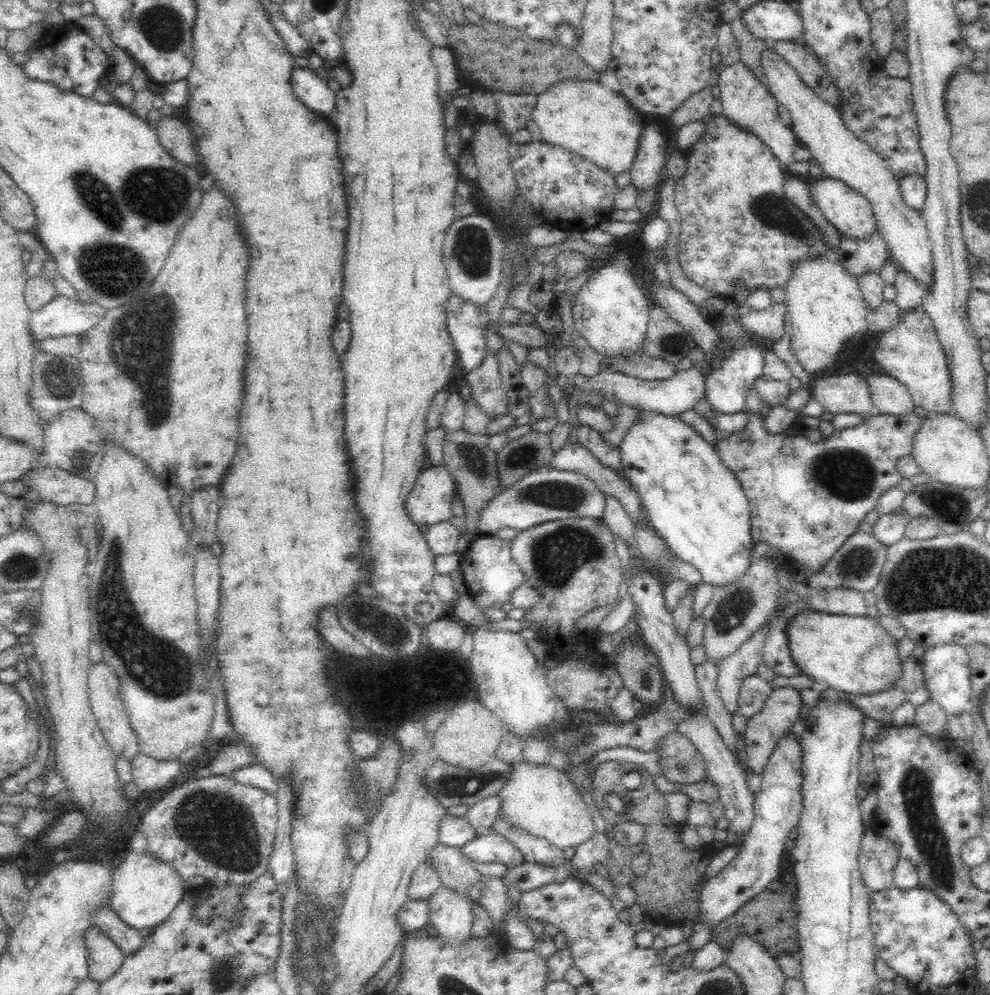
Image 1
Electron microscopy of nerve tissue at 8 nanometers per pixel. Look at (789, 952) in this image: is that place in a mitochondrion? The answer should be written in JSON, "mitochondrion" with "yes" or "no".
{"mitochondrion":"no"}

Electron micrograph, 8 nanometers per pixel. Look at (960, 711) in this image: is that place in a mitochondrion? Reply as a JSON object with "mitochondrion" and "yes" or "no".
{"mitochondrion":"no"}

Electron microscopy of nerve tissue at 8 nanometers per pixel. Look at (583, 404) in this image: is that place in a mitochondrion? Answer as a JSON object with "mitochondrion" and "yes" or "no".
{"mitochondrion":"no"}

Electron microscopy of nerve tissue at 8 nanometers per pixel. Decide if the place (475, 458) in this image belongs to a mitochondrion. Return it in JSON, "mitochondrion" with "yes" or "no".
{"mitochondrion":"yes"}

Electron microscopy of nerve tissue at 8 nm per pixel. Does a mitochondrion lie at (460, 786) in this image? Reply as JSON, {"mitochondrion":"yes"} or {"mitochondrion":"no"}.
{"mitochondrion":"yes"}

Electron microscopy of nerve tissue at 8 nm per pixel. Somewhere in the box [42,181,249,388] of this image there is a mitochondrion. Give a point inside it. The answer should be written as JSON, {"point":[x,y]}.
{"point":[115,271]}

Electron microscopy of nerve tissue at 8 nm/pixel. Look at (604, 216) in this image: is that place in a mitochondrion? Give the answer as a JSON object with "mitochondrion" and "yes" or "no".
{"mitochondrion":"no"}

